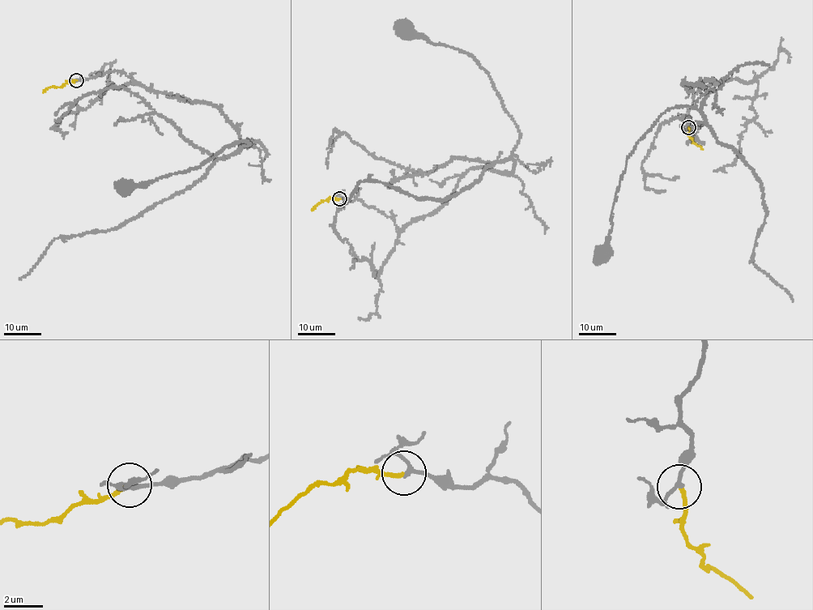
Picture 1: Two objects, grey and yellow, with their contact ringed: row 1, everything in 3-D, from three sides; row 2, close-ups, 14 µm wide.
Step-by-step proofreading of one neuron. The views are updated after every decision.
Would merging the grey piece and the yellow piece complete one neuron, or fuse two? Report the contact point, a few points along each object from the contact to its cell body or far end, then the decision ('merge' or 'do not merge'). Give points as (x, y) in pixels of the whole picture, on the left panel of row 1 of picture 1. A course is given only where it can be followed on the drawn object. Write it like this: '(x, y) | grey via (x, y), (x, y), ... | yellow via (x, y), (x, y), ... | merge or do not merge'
(76, 80) | grey via (76, 79), (126, 74), (151, 89), (220, 108), (240, 140), (236, 151), (249, 142), (127, 187) | yellow via (76, 79), (59, 87), (48, 87), (44, 92) | merge

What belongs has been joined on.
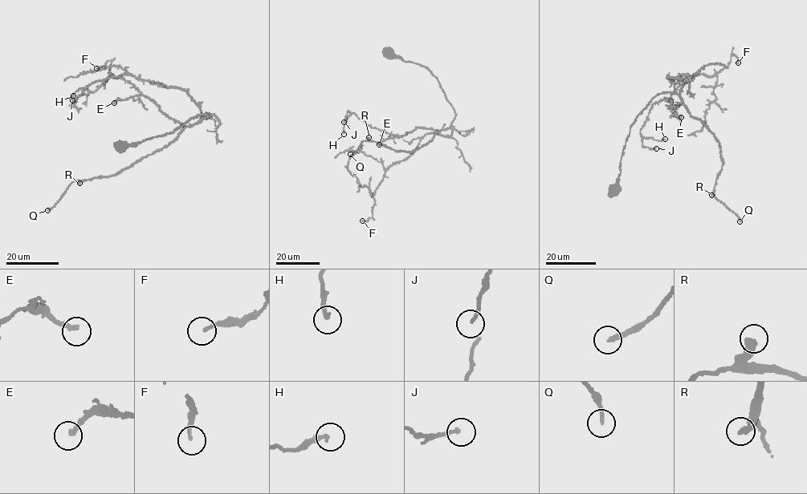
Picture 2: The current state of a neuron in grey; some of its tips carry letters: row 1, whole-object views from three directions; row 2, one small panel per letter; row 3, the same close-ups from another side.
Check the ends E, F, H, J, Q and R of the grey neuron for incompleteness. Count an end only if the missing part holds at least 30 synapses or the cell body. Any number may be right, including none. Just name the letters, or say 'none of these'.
E, Q, R

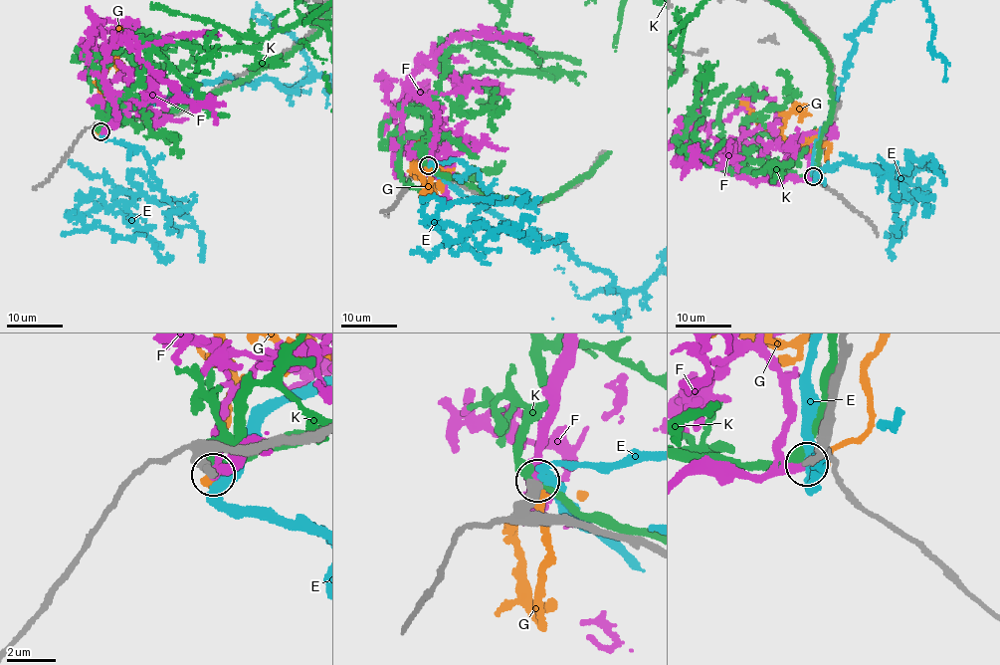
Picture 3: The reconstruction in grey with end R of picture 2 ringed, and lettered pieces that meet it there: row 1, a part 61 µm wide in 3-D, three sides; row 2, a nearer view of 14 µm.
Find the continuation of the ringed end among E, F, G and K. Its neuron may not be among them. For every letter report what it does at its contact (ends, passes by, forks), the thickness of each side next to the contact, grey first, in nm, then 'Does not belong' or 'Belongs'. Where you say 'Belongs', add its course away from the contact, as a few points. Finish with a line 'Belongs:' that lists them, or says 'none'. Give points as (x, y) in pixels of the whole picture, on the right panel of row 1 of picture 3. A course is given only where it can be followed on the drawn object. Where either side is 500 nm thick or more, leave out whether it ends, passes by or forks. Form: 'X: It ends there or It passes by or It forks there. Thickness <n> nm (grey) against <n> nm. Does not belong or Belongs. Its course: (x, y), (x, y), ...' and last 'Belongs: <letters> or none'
E: It passes by. Thickness 400 nm (grey) against 340 nm. Does not belong
F: It ends there. Thickness 420 nm (grey) against 320 nm. Belongs. Its course: (814, 176), (776, 182), (752, 179), (724, 169), (682, 135), (676, 162), (690, 164), (695, 155), (709, 161)
G: Thickness 500 nm (grey) against 460 nm. Does not belong
K: It passes by. Thickness 440 nm (grey) against 440 nm. Does not belong
Belongs: F

